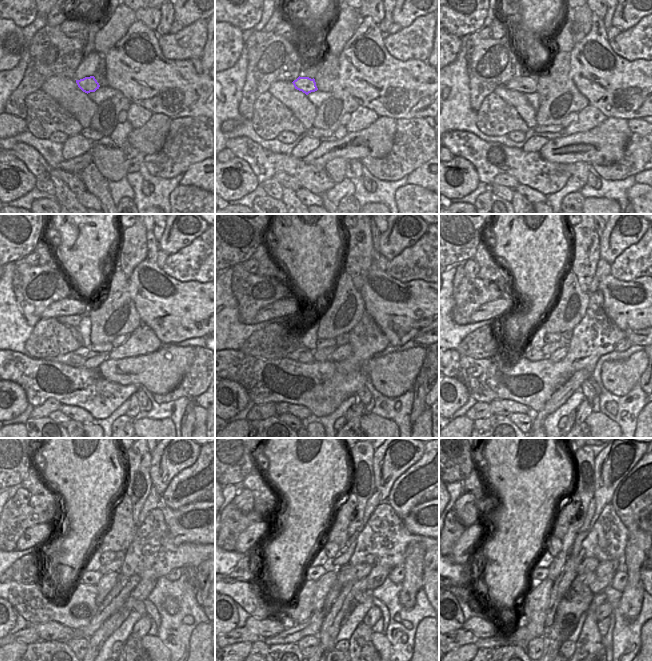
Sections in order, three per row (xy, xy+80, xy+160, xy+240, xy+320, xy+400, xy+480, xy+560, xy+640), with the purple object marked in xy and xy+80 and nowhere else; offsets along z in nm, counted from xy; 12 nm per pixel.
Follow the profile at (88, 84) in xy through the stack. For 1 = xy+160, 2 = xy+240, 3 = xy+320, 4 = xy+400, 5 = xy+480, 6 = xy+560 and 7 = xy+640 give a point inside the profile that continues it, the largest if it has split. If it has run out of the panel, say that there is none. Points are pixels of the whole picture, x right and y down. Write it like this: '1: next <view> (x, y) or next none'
1: next xy+160 (525, 84)
2: next xy+240 (72, 305)
3: next xy+320 (286, 307)
4: next xy+400 (492, 310)
5: next xy+480 (33, 536)
6: next xy+560 (253, 533)
7: next xy+640 (461, 552)

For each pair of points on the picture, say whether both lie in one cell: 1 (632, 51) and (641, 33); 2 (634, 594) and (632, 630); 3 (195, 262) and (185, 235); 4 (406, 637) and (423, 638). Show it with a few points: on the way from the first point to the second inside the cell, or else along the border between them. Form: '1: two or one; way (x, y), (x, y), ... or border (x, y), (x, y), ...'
1: one; way (633, 47), (641, 37)
2: two; border (620, 601), (620, 613), (629, 621), (635, 620)
3: two; border (204, 230), (188, 245), (168, 255)
4: two; border (427, 617), (418, 624), (413, 650)

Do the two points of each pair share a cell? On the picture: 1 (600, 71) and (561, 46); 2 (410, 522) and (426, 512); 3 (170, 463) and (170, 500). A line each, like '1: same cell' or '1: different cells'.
1: different cells
2: same cell
3: different cells

